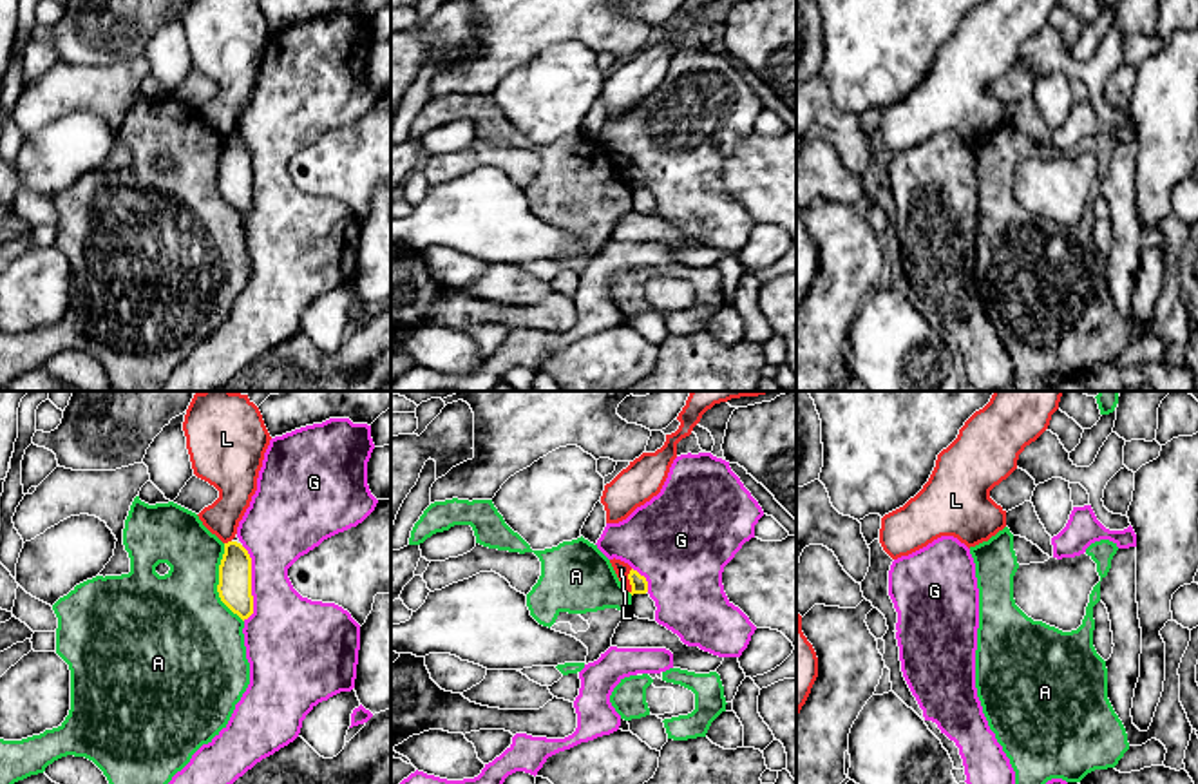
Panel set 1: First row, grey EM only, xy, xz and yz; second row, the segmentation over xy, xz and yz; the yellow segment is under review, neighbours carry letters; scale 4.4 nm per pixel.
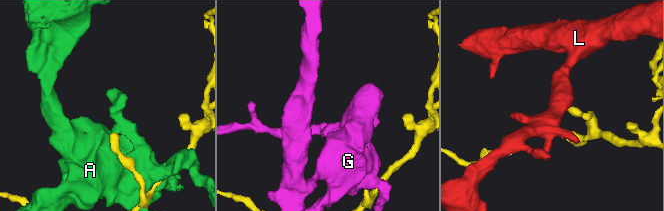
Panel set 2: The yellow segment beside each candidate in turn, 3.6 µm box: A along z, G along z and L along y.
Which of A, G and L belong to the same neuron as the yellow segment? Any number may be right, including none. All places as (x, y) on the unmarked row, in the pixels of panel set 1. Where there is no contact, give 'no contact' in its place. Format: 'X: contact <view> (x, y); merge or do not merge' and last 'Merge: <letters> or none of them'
A: contact xy (219, 178); do not merge
G: contact xy (250, 178); do not merge
L: contact xz (630, 176); do not merge
Merge: none of them

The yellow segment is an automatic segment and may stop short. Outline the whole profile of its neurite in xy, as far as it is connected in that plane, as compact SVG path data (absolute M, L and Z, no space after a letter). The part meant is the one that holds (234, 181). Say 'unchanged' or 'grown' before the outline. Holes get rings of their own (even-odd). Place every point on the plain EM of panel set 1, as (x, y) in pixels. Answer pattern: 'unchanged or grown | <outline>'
unchanged | M237 136L224 138L217 186L221 196L242 215L253 208L252 152Z

